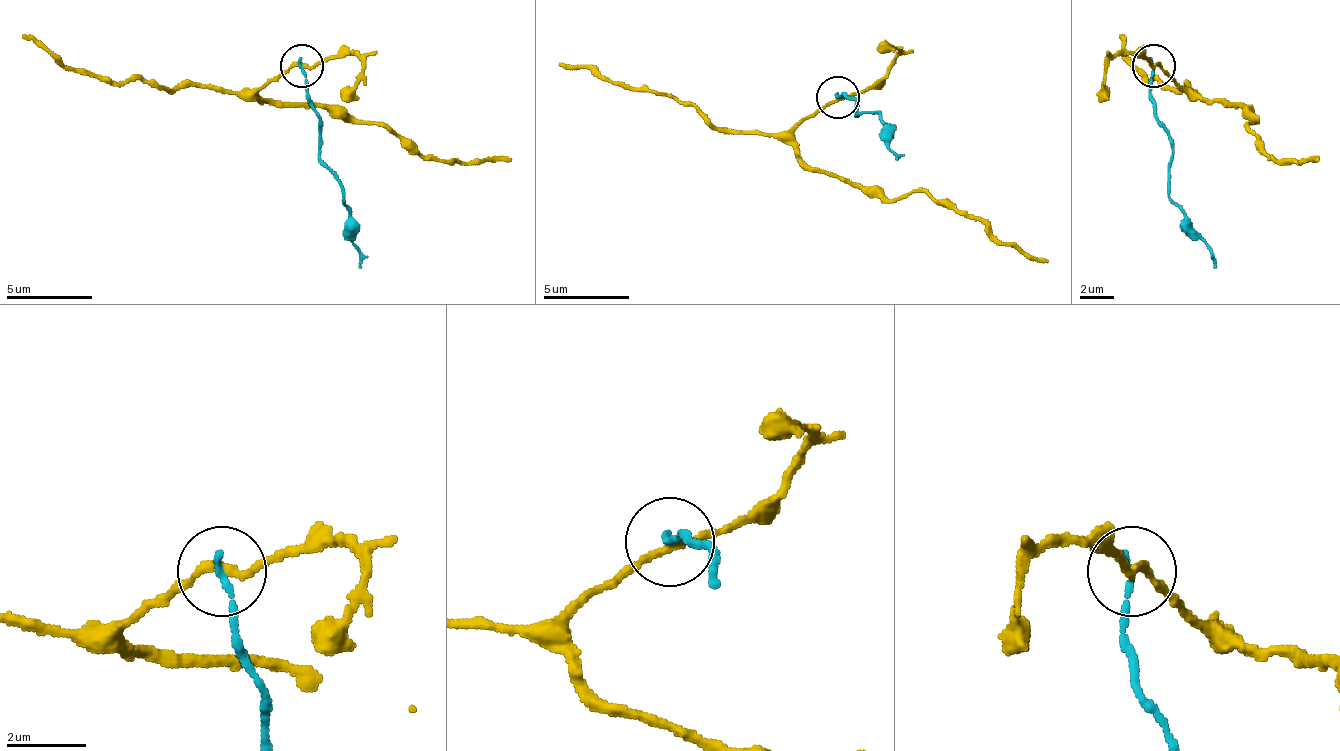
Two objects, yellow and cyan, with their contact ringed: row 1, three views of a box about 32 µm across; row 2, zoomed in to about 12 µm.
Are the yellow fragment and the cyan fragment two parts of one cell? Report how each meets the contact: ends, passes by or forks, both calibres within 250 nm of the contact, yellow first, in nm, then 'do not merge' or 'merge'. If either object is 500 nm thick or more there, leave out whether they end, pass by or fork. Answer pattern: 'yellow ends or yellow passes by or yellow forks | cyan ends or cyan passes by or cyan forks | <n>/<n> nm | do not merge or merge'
yellow passes by | cyan ends | 180/170 nm | do not merge

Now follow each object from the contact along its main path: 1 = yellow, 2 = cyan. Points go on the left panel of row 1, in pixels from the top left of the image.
1: (302, 65), (281, 69), (255, 95), (341, 108), (354, 121), (388, 125), (422, 155), (470, 163), (512, 159)
2: (302, 65), (307, 103), (320, 121), (320, 163), (341, 185), (350, 241), (362, 266)

